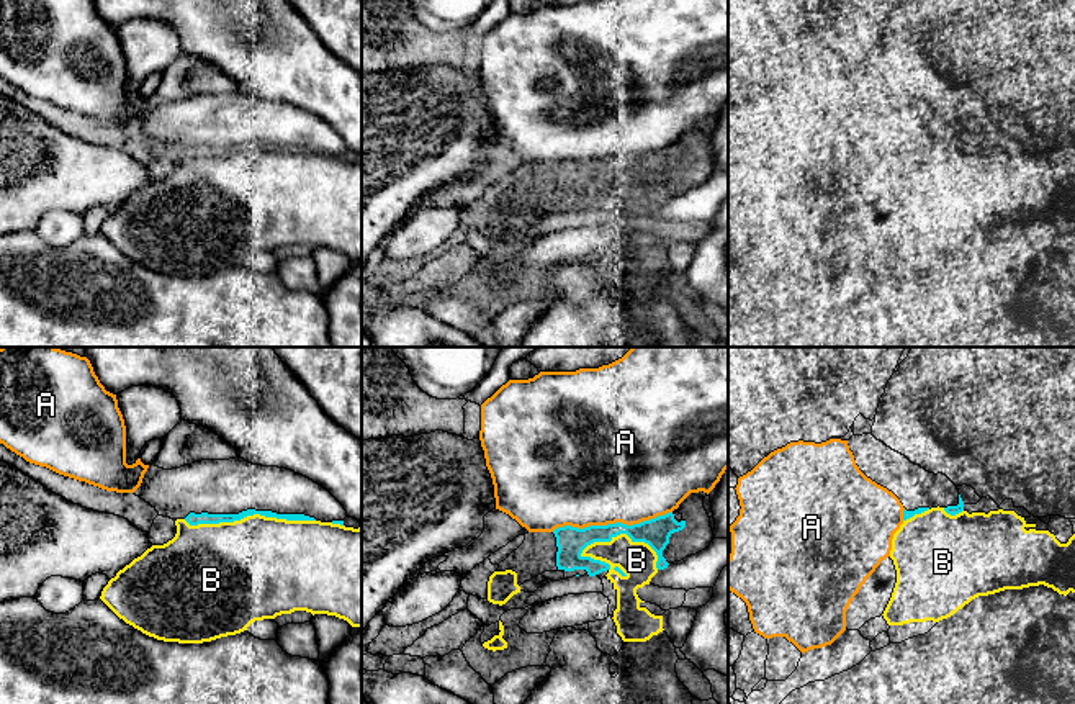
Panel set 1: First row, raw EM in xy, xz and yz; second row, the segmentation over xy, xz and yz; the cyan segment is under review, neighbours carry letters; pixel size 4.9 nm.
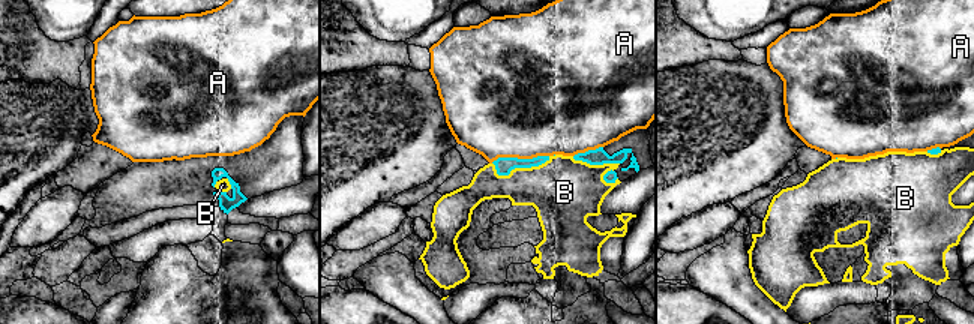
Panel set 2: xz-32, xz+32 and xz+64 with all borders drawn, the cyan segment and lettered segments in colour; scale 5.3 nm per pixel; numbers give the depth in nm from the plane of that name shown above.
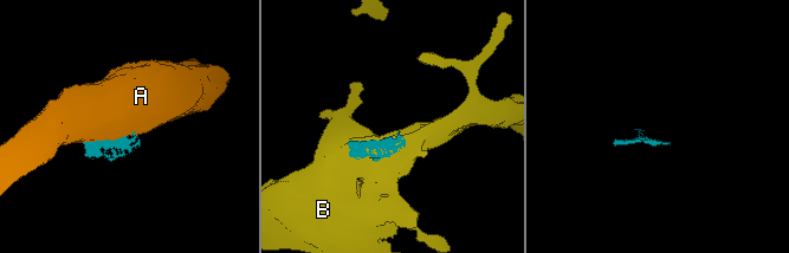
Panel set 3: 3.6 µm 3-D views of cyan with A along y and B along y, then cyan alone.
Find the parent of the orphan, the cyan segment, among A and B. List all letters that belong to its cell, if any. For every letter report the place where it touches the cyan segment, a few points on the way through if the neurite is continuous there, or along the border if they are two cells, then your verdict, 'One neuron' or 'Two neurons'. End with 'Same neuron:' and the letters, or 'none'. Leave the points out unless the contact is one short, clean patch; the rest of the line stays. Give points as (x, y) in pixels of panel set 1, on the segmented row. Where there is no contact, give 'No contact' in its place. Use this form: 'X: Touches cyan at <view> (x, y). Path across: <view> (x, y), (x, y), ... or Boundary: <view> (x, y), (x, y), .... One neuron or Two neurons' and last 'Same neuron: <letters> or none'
A: Touches cyan at xz (611, 524). Two neurons
B: Touches cyan at xz (625, 532). Two neurons
Same neuron: none

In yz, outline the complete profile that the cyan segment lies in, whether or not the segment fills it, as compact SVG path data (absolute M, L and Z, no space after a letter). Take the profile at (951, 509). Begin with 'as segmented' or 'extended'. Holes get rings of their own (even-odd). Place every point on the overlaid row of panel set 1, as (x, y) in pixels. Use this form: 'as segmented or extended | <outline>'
extended | M872 434L852 435L848 445L859 470L900 499L903 521L938 506L951 516L964 511L959 490L946 475L926 472Z

